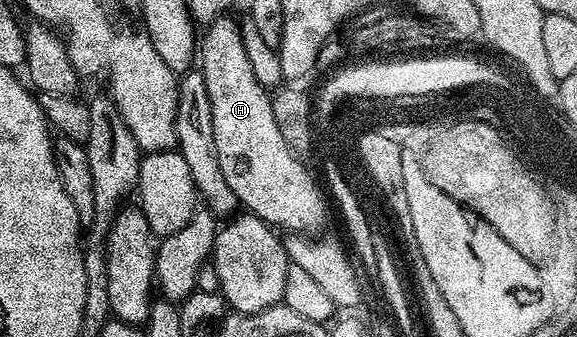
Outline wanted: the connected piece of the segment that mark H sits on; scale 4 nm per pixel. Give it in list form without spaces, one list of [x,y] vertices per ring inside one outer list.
[[[223,16],[205,27],[206,35],[200,38],[200,73],[208,88],[208,100],[212,104],[212,128],[216,136],[216,152],[220,160],[220,172],[228,180],[228,188],[236,192],[239,203],[249,213],[255,214],[271,227],[283,226],[286,232],[318,232],[326,218],[326,206],[322,194],[306,171],[301,157],[293,154],[277,127],[273,104],[267,87],[256,80],[252,64],[248,64],[248,52],[244,52],[241,29],[237,21]]]

